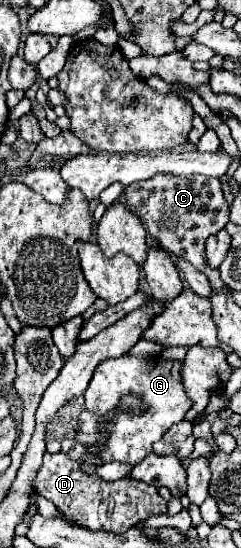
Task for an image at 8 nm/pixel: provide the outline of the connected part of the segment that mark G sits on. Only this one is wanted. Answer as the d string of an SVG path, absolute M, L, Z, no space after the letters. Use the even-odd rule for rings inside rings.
M120 356L114 360L104 360L96 368L84 392L84 400L86 410L96 412L96 416L100 416L100 420L104 420L104 426L108 428L108 440L104 440L104 448L88 448L88 446L84 448L102 462L124 462L124 464L138 464L146 454L150 454L152 444L160 440L172 424L180 422L192 406L180 380L180 362L162 360L160 356L150 358ZM126 394L134 394L142 400L142 404L146 404L142 414L136 414L130 408L128 412L124 412L124 408L120 408L120 400Z

